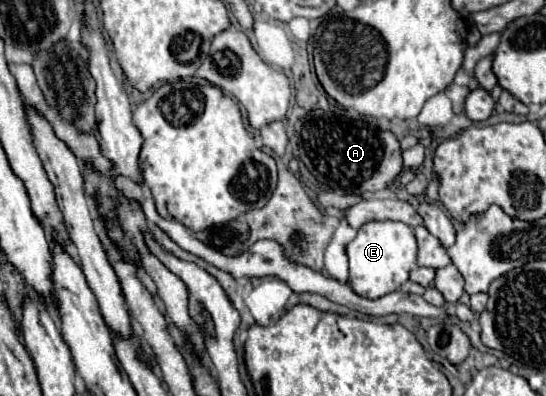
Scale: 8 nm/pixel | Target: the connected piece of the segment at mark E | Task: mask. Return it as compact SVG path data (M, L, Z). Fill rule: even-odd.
M370 221L358 229L354 241L348 243L350 257L350 287L366 297L378 299L390 291L398 291L408 281L410 271L416 267L416 237L414 229L398 221Z

